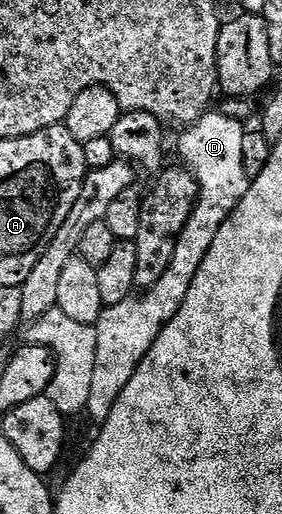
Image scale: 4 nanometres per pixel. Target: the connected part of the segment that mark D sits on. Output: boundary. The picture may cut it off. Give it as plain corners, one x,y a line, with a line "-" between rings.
207,111
196,124
182,129
179,156
184,161
180,161
194,174
199,187
199,198
181,234
175,240
169,270
161,274
161,282
142,294
117,302
117,306
104,307
101,318
94,324
97,334
97,366
93,366
93,386
89,390
86,415
92,416
96,425
102,426
109,418
117,398
121,398
121,390
129,386
129,378
133,378
137,366
145,358
145,354
149,354
164,326
175,317
177,310
181,310
185,294
189,294
189,286
193,286
193,278
197,278
197,270
201,270
201,262
205,262
205,254
209,254
209,246
213,246
213,238
217,238
217,230
225,226
251,185
251,180
245,174
245,166
241,166
245,125
223,112
215,111

